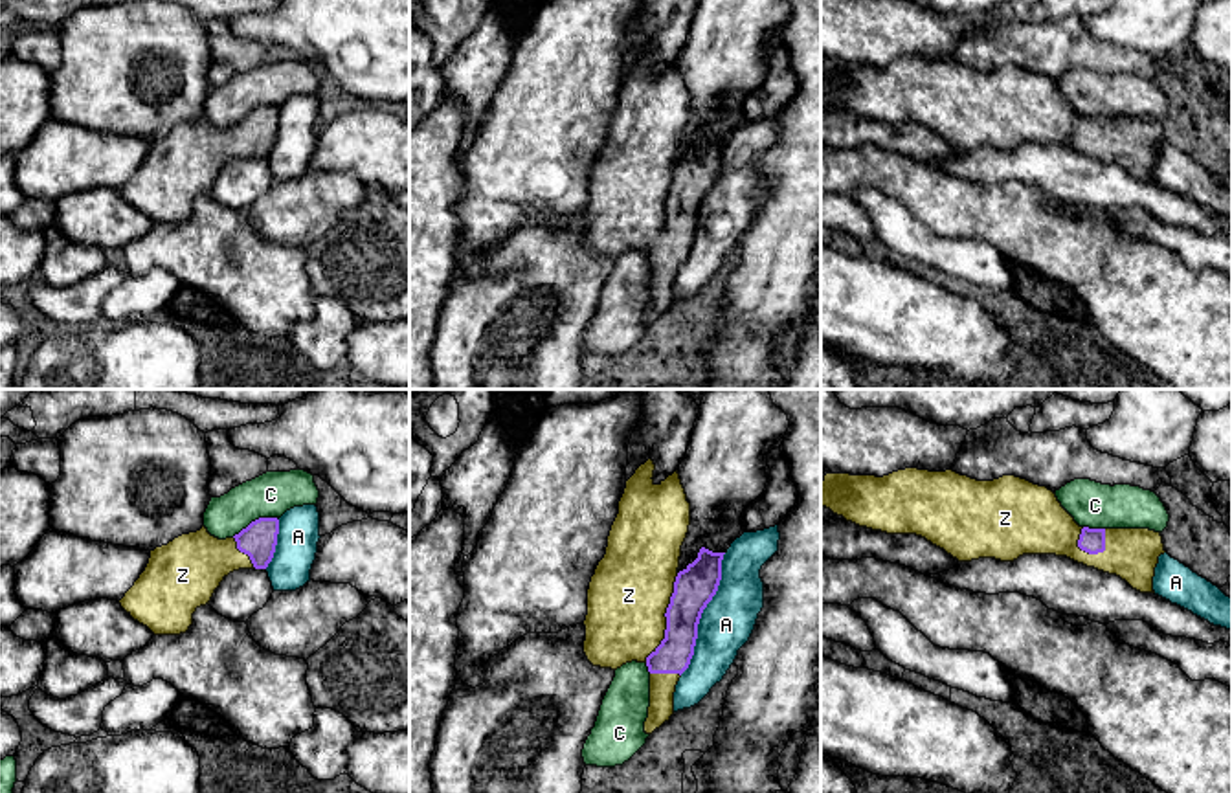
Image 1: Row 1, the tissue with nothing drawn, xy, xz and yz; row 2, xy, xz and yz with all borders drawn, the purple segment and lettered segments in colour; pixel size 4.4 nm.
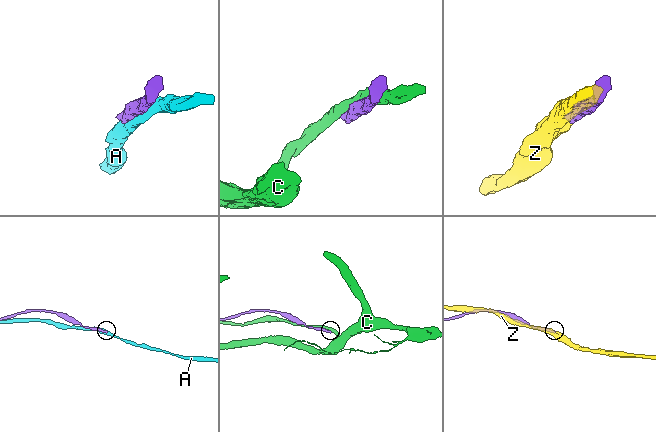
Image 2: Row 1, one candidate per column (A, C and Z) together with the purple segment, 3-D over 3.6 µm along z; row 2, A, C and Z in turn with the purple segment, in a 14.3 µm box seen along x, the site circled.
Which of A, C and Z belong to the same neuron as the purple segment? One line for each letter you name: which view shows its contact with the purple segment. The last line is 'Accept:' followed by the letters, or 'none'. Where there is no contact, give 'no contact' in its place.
Z: meets purple in xz
Accept: Z

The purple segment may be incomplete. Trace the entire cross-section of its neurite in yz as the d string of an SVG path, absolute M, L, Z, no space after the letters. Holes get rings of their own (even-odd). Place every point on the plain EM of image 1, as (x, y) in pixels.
M905 57L883 66L826 62L821 94L859 116L887 123L916 123L958 151L995 147L1014 151L1023 143L1067 145L1087 156L1116 163L1140 182L1153 180L1155 156L1164 143L1160 121L1149 117L1080 116L1047 75L1015 64L977 70L953 59Z

